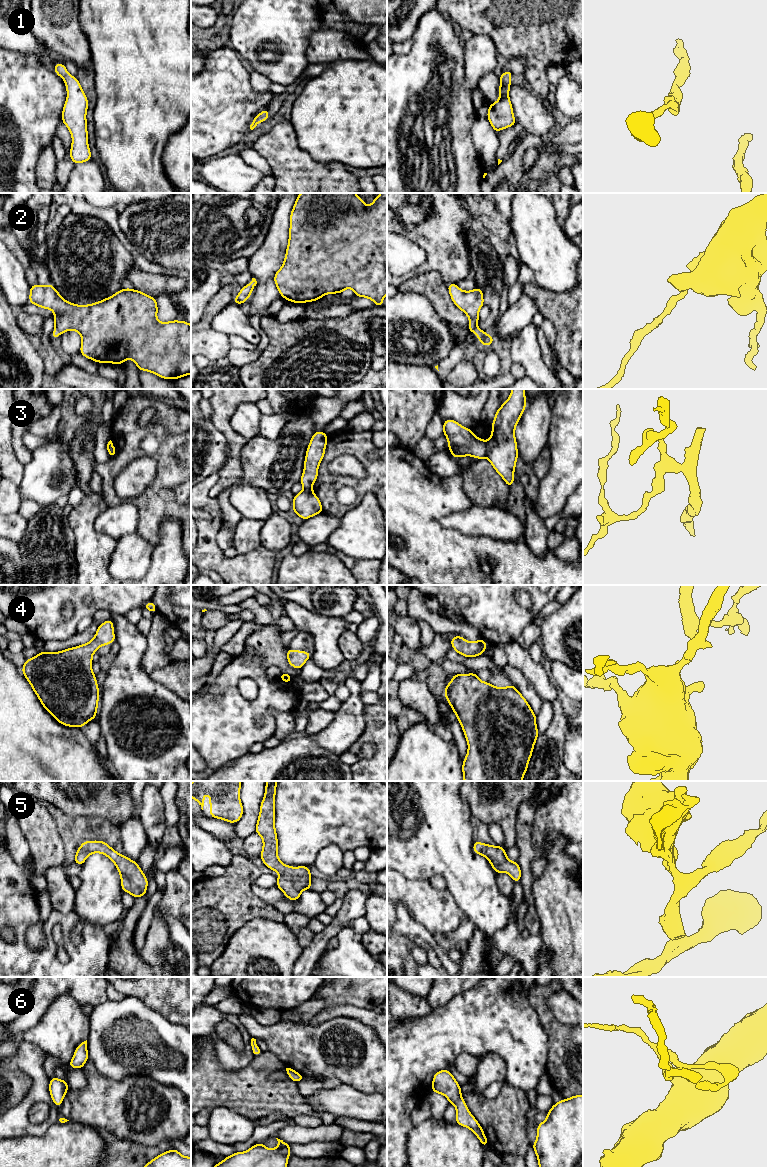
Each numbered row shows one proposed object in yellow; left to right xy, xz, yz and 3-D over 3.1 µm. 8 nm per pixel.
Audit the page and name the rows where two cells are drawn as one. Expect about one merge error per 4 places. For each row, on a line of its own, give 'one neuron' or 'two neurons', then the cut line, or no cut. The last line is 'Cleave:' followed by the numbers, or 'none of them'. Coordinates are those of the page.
1: one neuron; no cut
2: one neuron; no cut
3: two neurons; cut in yz along (485, 442), (486, 456)
4: one neuron; no cut
5: one neuron; no cut
6: one neuron; no cut
Cleave: 3

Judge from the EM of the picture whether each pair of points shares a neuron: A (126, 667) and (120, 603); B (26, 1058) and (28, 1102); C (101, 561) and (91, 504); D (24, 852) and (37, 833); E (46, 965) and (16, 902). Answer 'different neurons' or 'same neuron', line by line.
A: different neurons
B: same neuron
C: same neuron
D: different neurons
E: same neuron

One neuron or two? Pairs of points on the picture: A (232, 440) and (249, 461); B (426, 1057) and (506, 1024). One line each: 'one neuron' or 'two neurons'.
A: two neurons
B: one neuron

